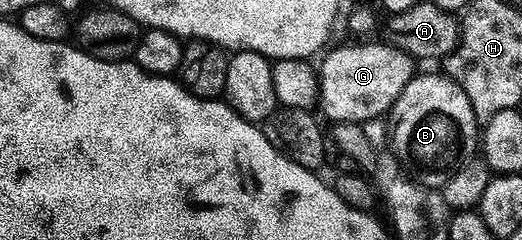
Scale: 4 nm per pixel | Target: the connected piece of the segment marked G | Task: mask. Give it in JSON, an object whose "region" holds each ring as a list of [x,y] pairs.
{"region":[[[384,40],[368,42],[365,46],[340,46],[337,50],[331,50],[318,63],[318,106],[324,109],[325,116],[332,122],[363,124],[372,118],[387,115],[402,88],[406,88],[414,76],[414,59],[405,50],[399,50]]]}

